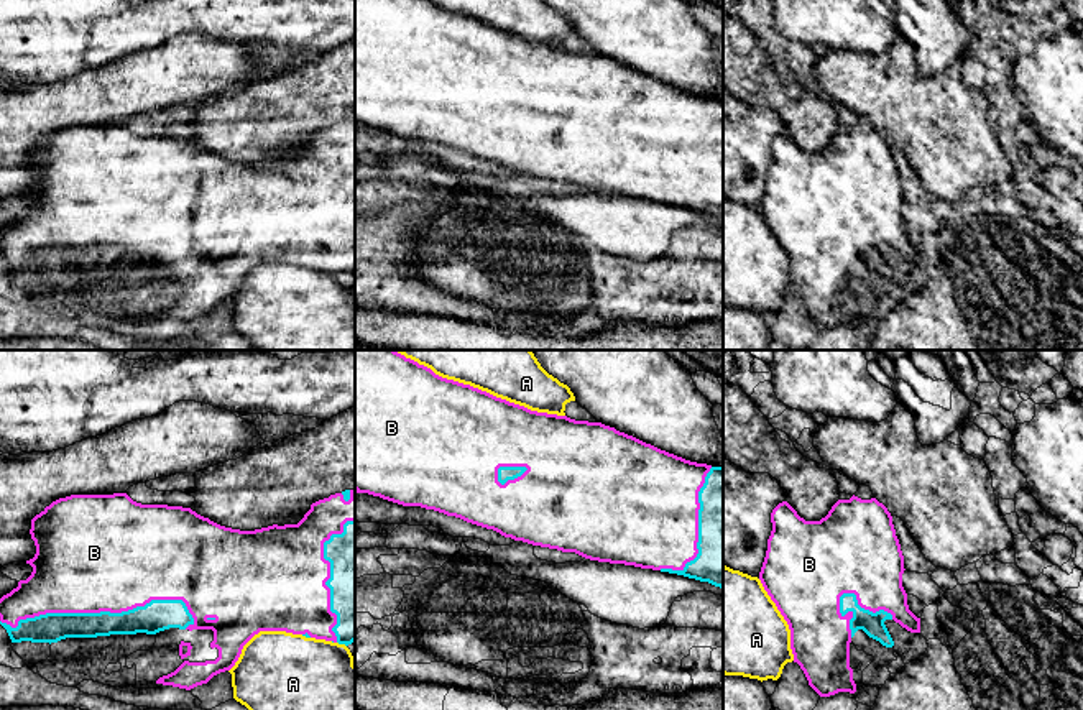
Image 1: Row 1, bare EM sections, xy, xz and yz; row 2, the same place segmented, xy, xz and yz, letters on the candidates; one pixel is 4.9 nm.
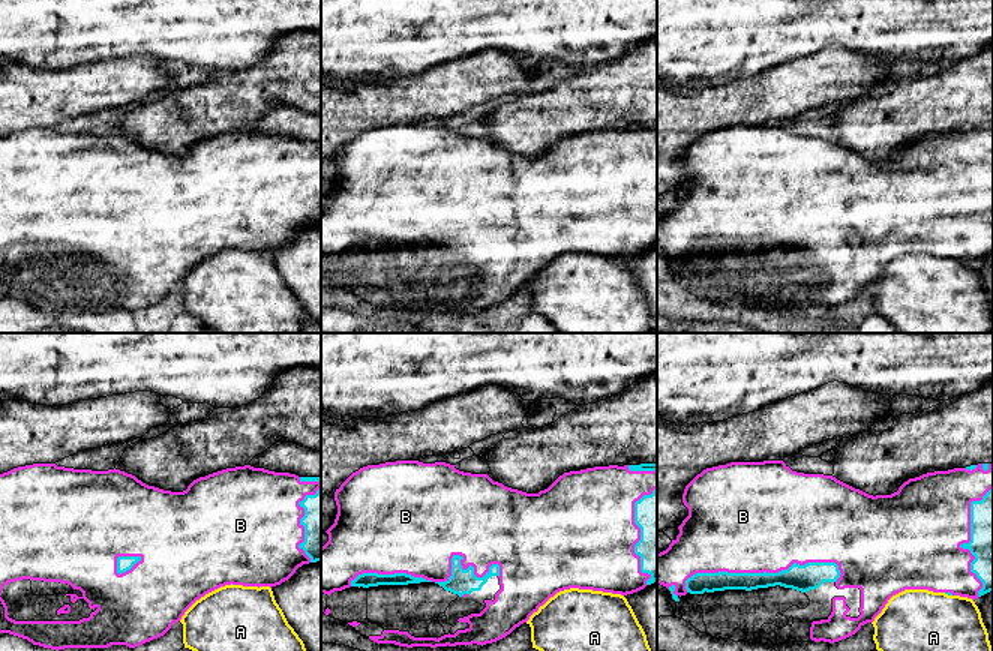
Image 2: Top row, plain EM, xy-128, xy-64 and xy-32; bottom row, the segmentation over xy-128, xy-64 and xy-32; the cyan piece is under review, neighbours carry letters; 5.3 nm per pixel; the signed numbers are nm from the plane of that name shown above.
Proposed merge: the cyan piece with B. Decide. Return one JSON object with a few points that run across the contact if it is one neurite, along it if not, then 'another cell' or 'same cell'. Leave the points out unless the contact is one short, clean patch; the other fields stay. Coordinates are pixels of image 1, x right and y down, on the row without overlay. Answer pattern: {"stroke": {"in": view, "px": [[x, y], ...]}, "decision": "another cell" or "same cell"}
{"decision": "same cell"}

